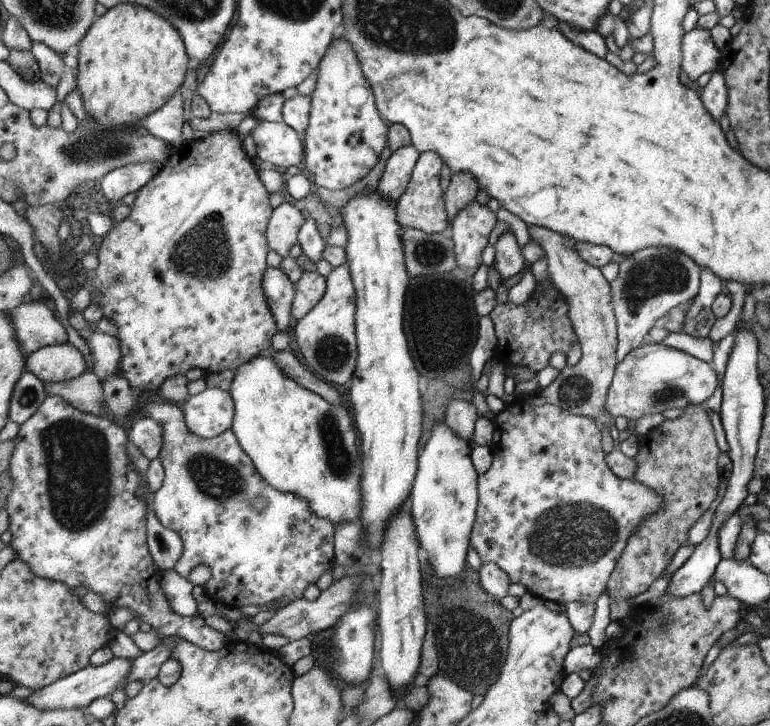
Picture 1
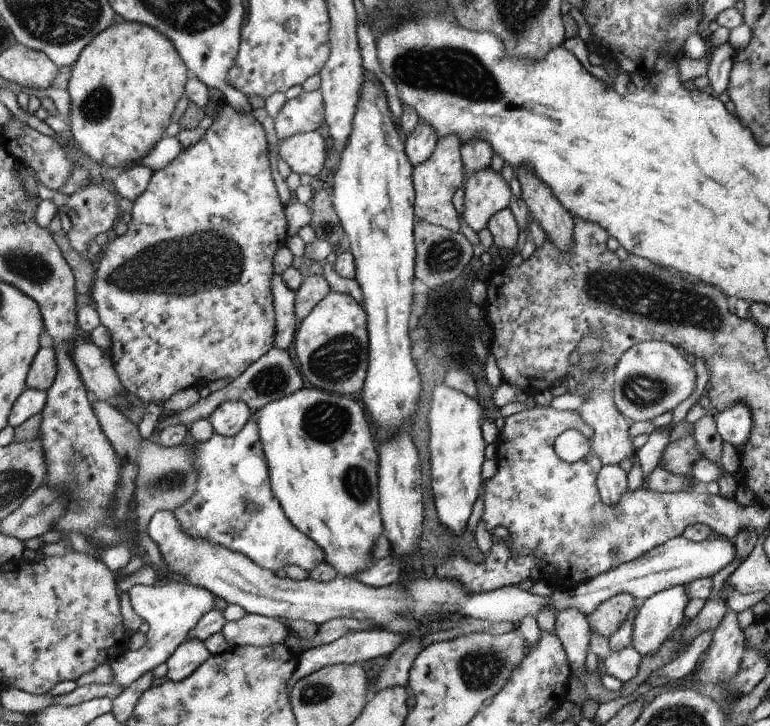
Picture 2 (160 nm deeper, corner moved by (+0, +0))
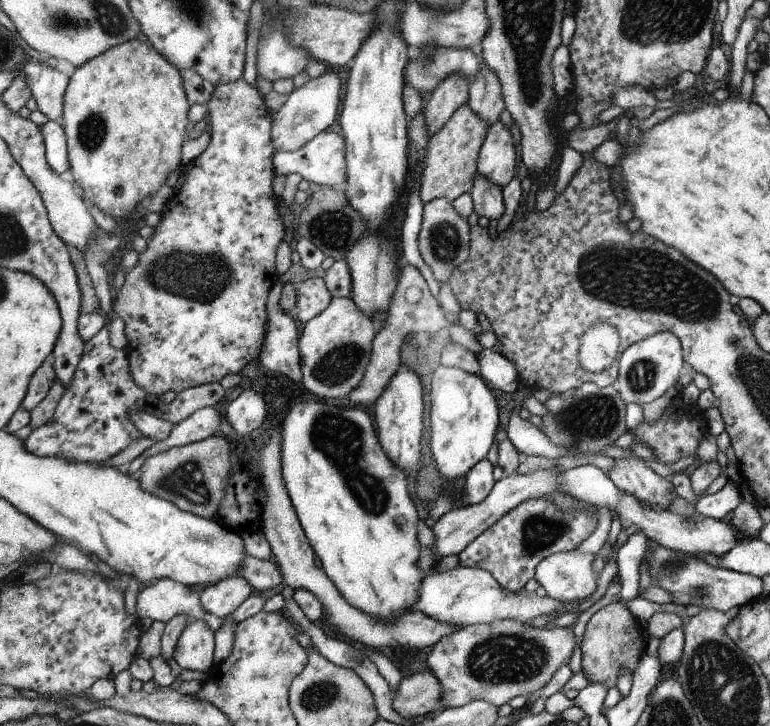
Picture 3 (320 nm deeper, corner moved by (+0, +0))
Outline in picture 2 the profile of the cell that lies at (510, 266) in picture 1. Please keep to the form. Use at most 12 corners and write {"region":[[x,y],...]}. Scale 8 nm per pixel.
{"region":[[510,207],[487,222],[493,244],[515,253],[519,224]]}

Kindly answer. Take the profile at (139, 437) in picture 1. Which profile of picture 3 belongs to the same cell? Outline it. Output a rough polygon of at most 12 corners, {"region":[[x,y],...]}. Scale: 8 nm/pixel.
{"region":[[204,407],[173,427],[170,436],[151,444],[125,468],[137,474],[152,456],[220,433],[224,418]]}

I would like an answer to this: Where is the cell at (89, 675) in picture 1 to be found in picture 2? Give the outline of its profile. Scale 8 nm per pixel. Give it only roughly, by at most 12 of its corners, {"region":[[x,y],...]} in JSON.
{"region":[[171,579],[134,585],[147,642],[112,662],[128,686],[156,668],[216,608],[216,595]]}

